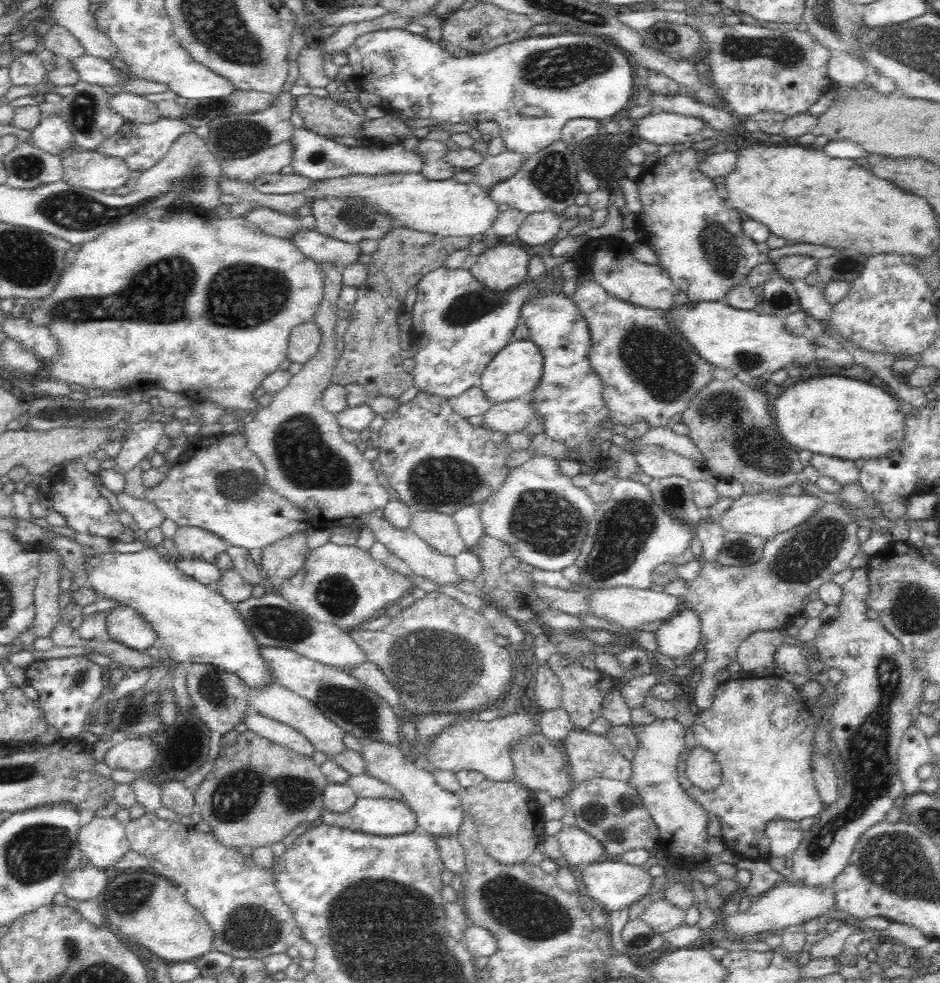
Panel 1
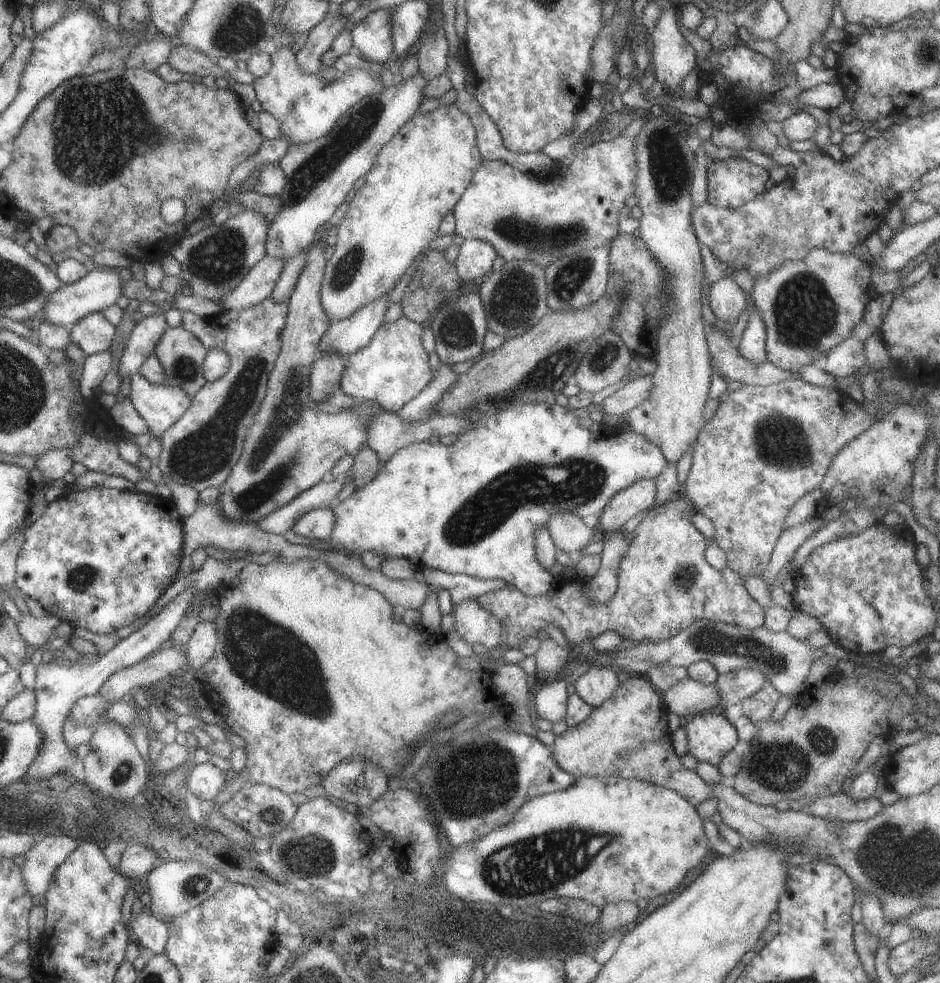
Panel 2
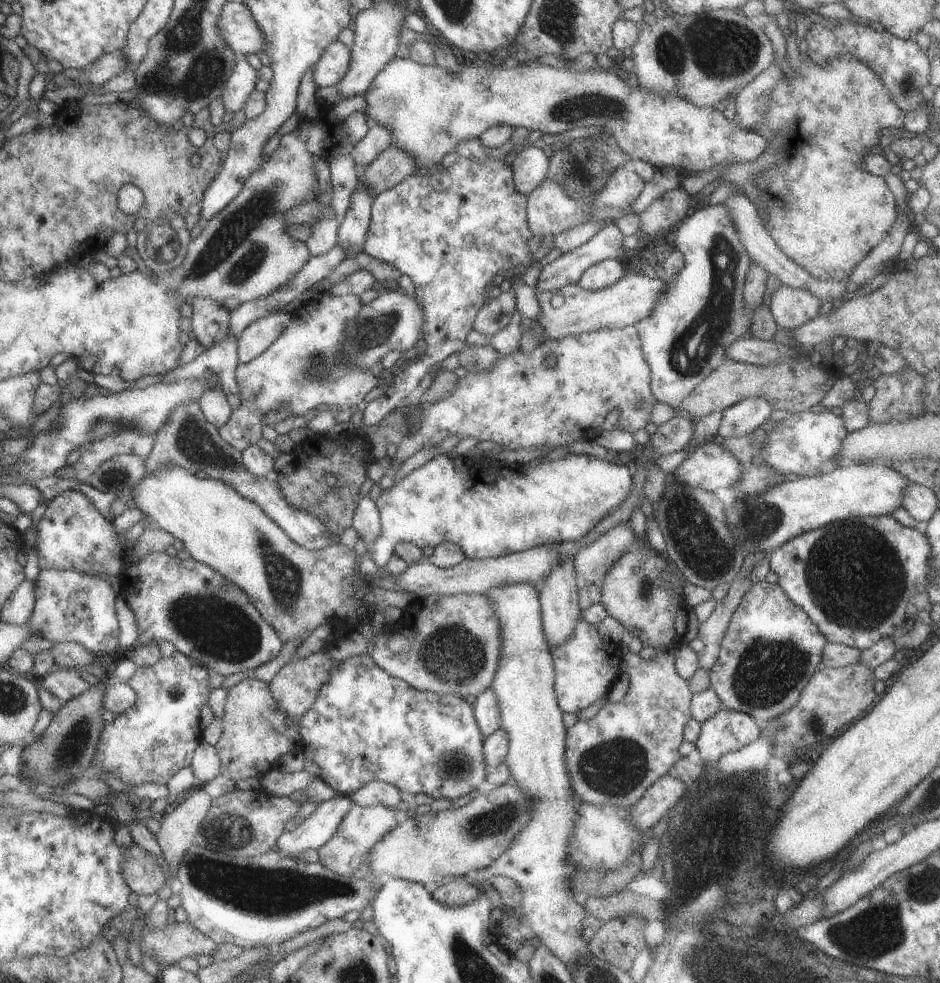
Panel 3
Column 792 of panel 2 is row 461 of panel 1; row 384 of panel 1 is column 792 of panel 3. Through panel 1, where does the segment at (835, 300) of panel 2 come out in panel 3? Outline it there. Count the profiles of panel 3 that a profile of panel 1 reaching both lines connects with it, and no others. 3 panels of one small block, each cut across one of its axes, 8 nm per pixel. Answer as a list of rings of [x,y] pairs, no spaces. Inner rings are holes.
[[[779,286],[771,294],[771,316],[777,322],[777,328],[781,330],[793,330],[815,316],[819,316],[821,300],[813,296],[809,290],[803,288],[791,288],[791,286]]]

